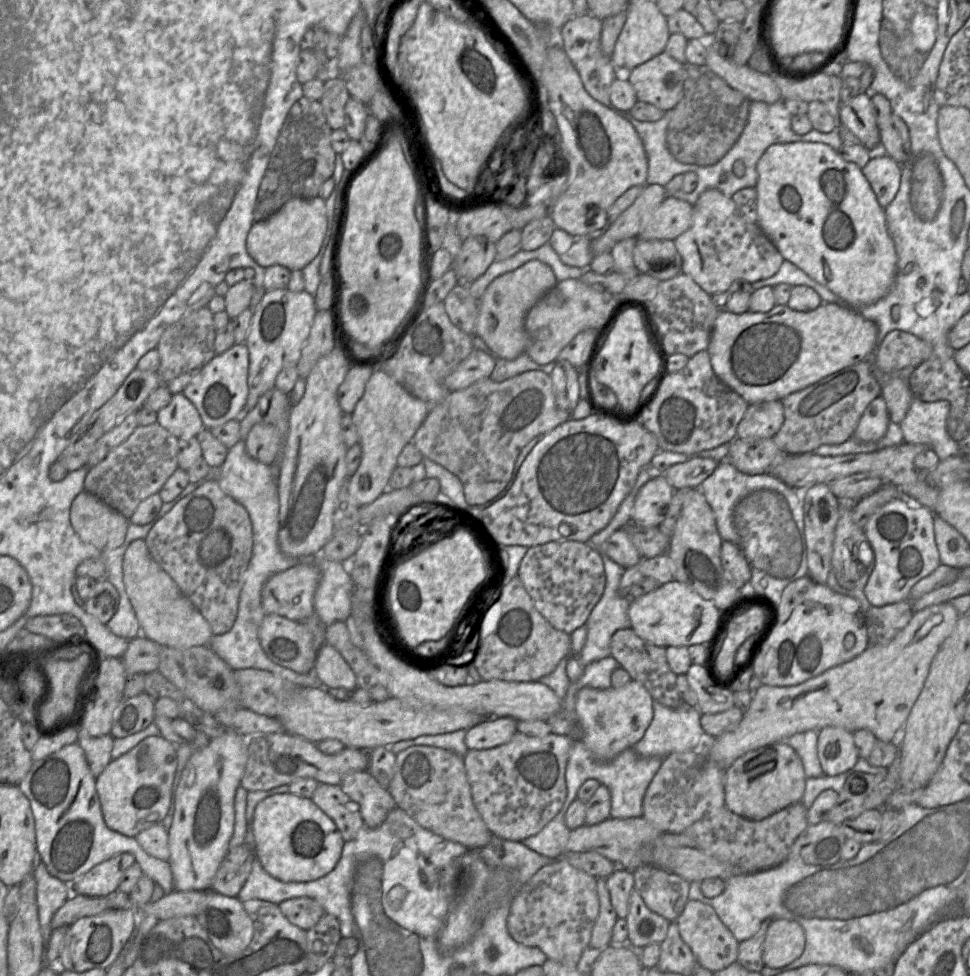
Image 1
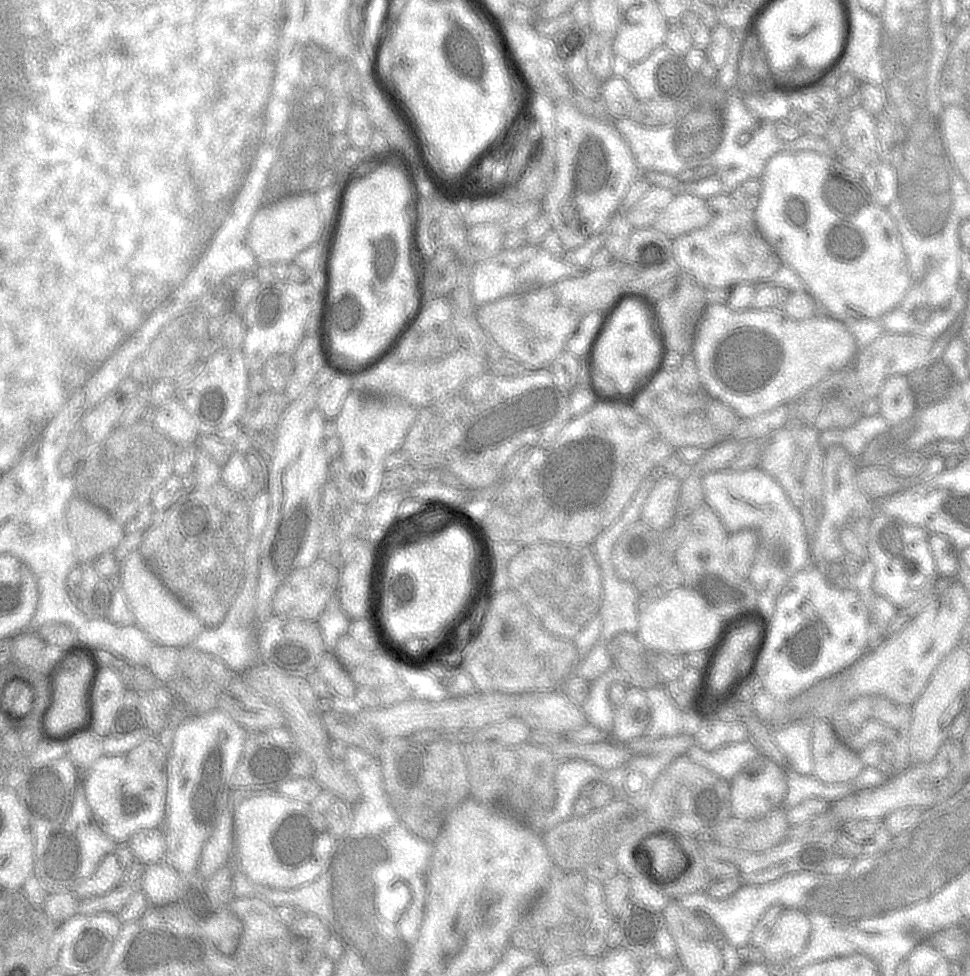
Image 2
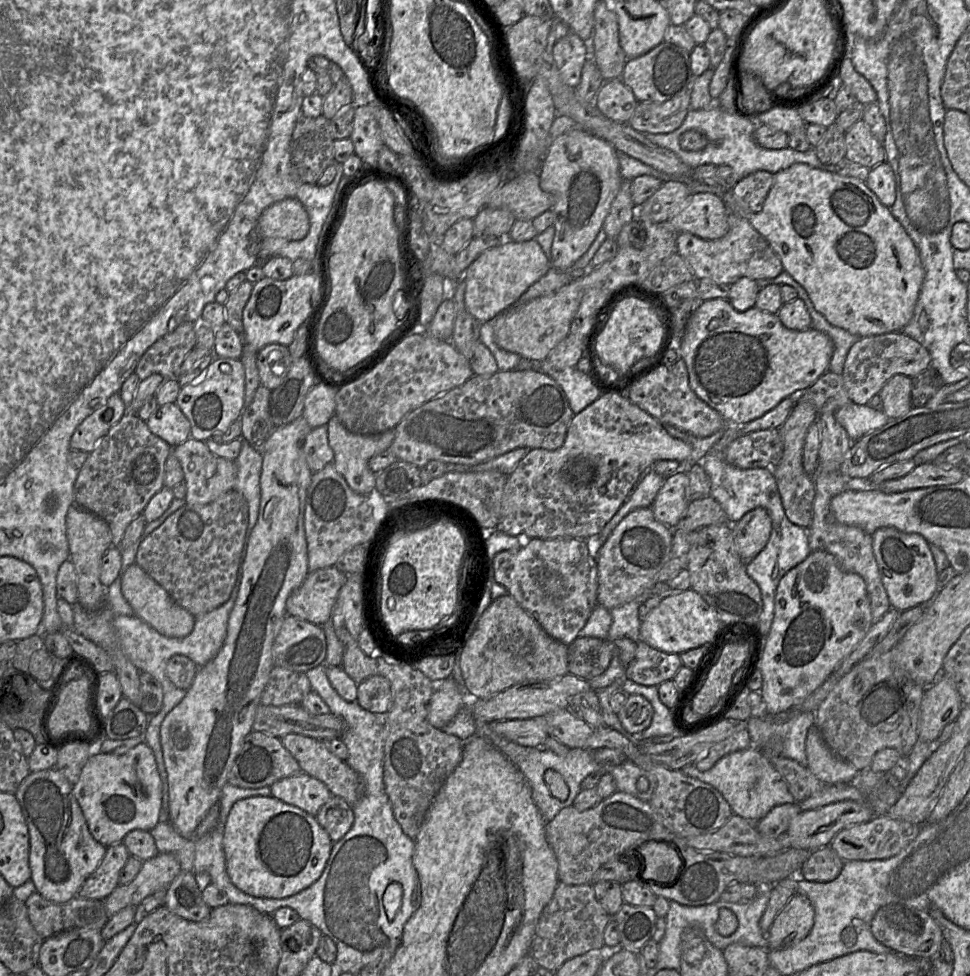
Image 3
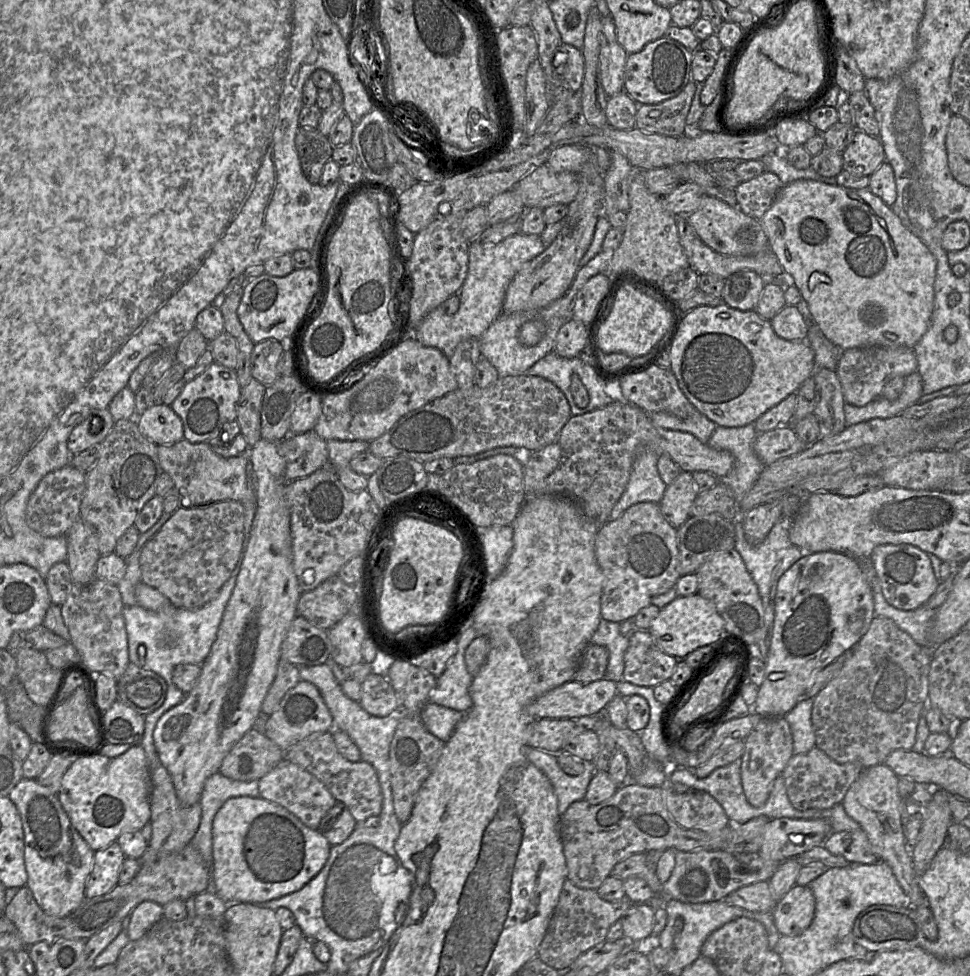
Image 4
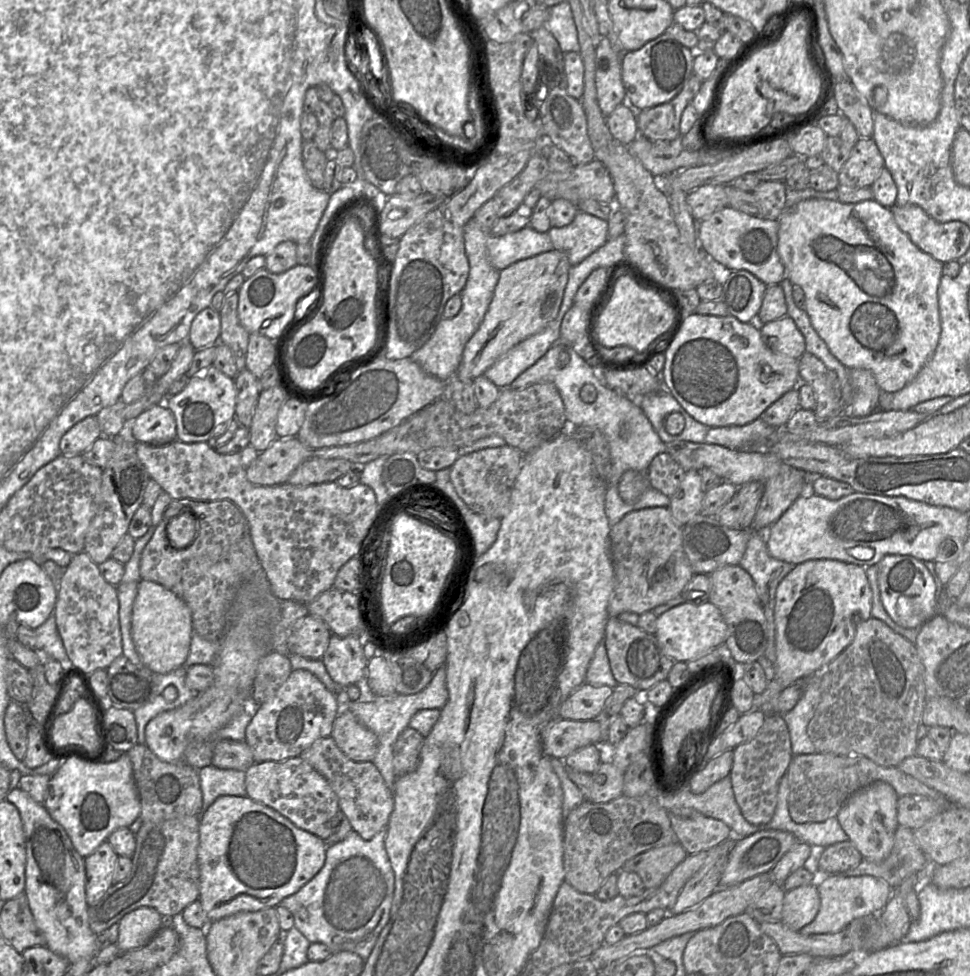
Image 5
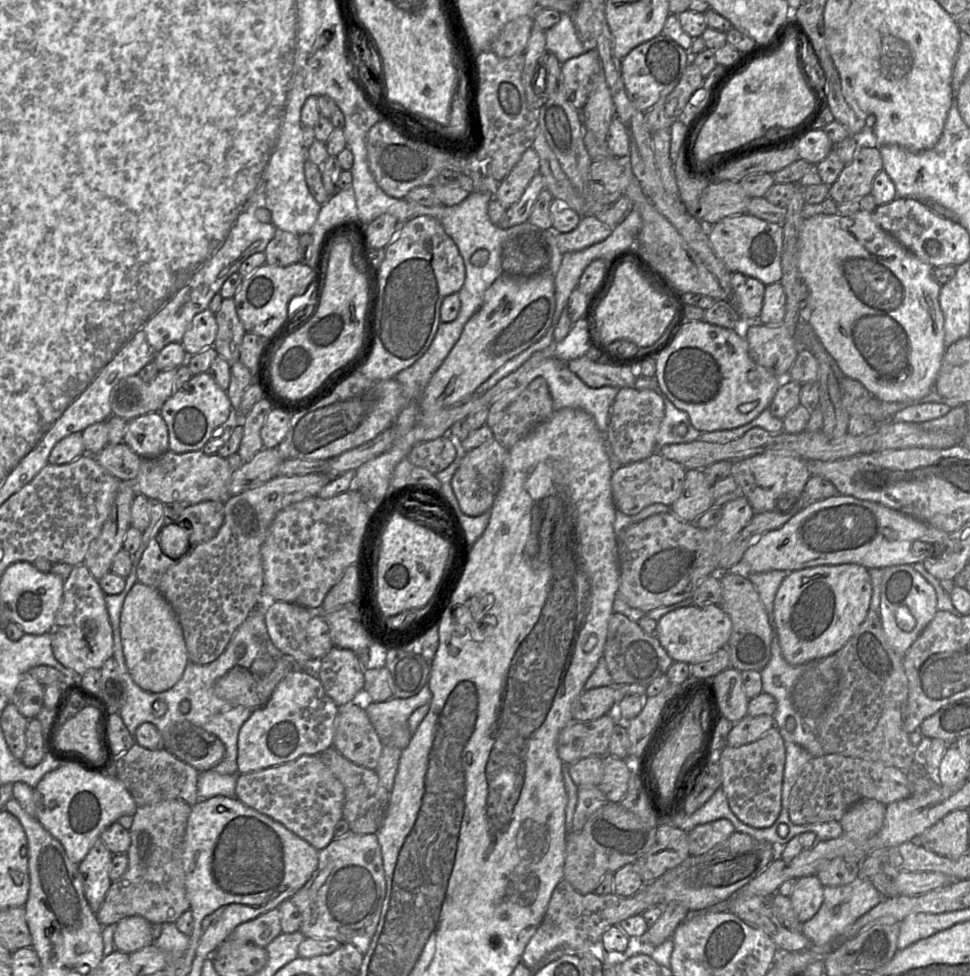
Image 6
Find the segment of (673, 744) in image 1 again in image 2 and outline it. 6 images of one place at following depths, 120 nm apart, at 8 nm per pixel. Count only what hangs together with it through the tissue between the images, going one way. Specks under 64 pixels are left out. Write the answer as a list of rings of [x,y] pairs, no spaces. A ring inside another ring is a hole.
[[[663,686],[643,690],[651,705],[652,717],[641,738],[663,738],[694,734],[699,729],[697,715],[691,708],[681,710],[669,699]],[[746,739],[723,745],[713,751],[705,751],[695,744],[685,755],[694,763],[719,774],[730,782],[745,763],[762,754],[749,739]]]

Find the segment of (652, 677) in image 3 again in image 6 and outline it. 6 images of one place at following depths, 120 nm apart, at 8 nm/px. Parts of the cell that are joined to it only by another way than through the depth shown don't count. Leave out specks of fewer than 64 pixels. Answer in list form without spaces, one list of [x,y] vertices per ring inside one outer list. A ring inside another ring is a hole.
[[[616,612],[612,613],[609,621],[604,658],[609,674],[617,686],[640,684],[647,687],[655,678],[666,674],[674,662],[657,638],[649,636],[637,622]]]

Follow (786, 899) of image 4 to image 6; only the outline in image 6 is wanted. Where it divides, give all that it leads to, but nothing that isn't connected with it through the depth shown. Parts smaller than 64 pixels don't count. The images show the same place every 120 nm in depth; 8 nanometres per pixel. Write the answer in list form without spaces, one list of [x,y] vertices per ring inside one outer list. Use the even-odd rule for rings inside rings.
[[[816,875],[803,876],[797,879],[789,896],[797,919],[805,923],[819,910],[823,902],[824,886]]]

